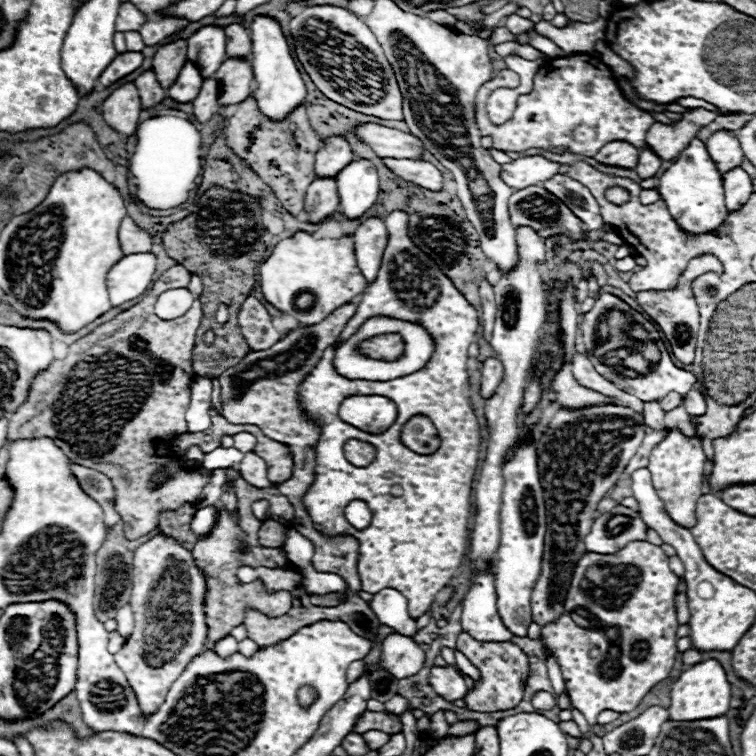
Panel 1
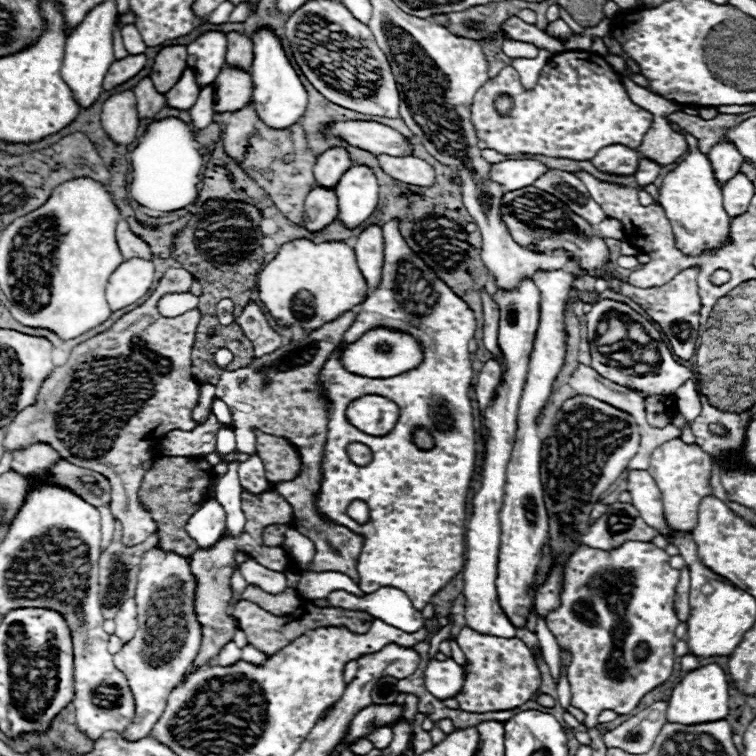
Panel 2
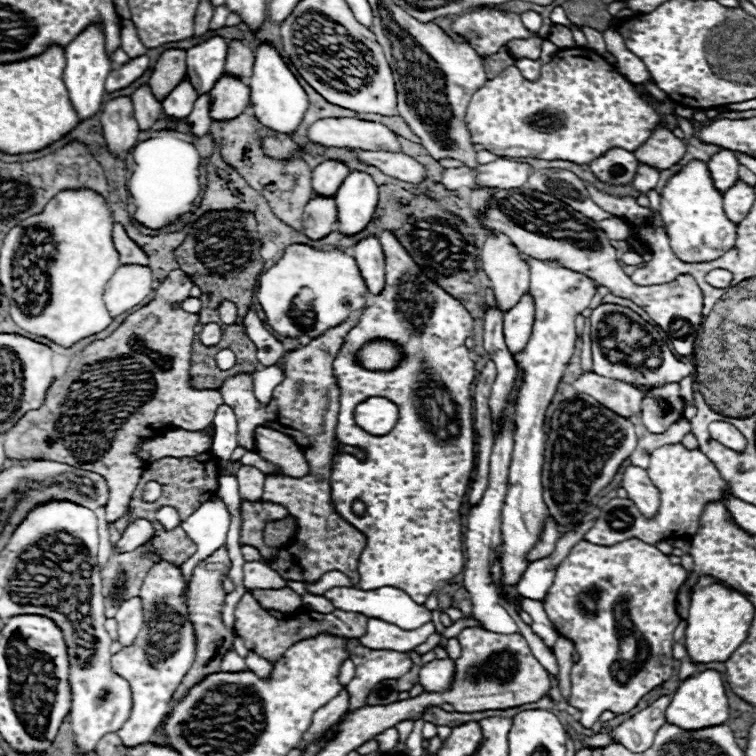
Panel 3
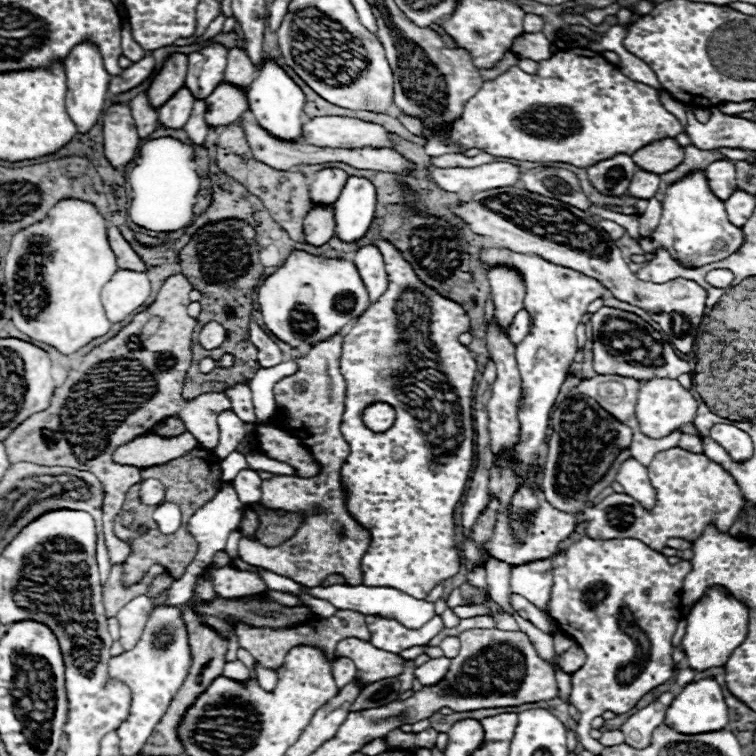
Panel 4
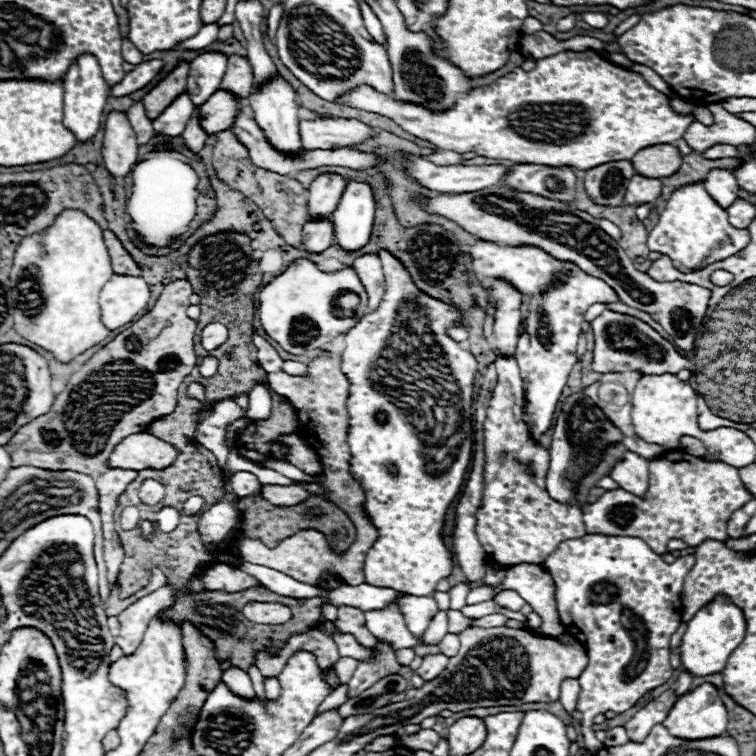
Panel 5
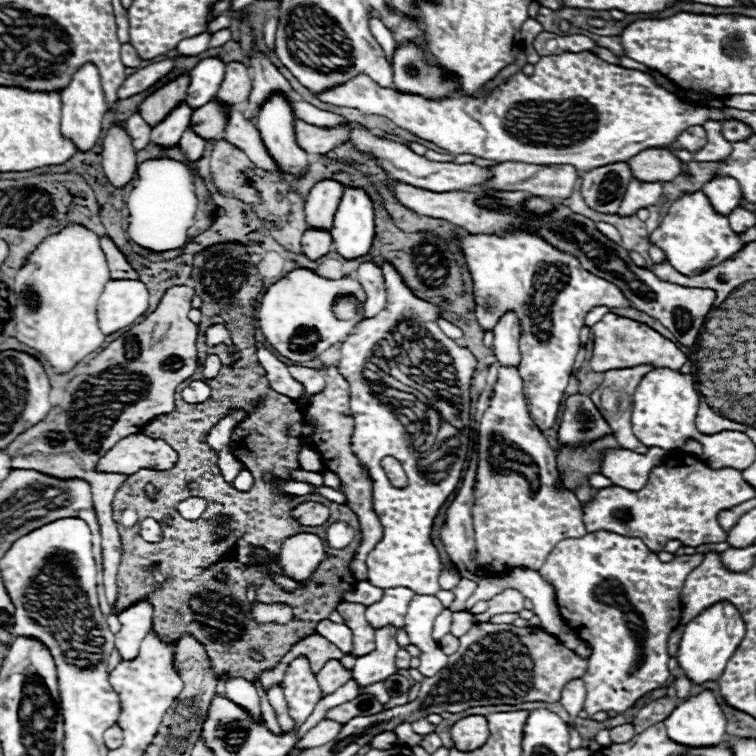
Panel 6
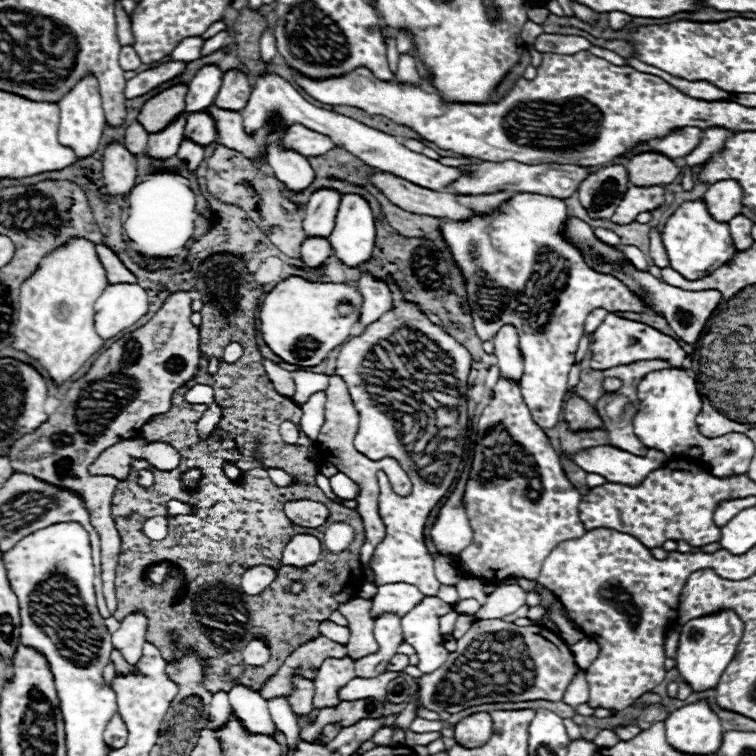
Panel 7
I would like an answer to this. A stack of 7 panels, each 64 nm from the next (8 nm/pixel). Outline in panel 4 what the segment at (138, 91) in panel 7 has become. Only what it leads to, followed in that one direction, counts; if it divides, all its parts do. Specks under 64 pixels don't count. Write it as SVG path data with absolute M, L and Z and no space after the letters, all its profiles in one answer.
M146 56L146 58L142 58L140 62L124 68L122 74L114 76L114 78L110 80L110 84L108 84L108 92L110 92L110 94L126 92L126 90L138 86L140 82L144 82L152 72L154 72L154 58L152 58L152 56Z

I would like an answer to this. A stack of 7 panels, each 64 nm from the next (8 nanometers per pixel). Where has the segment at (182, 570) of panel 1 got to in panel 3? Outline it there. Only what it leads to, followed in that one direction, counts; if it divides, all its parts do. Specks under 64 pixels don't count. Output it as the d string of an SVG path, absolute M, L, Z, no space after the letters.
M158 560L148 570L144 584L140 588L140 598L144 604L144 626L130 646L124 646L112 656L112 670L128 680L132 688L132 714L128 722L118 730L124 746L138 746L148 742L162 718L170 710L170 700L184 674L190 670L196 656L196 632L188 618L186 606L186 580L182 568Z

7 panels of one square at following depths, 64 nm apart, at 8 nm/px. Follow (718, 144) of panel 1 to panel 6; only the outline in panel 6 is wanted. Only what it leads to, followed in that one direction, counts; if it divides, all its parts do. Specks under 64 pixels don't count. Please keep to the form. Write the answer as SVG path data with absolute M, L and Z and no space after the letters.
M718 174L704 184L704 194L710 198L714 210L718 210L724 216L728 216L740 204L742 198L738 182L734 178L718 176Z

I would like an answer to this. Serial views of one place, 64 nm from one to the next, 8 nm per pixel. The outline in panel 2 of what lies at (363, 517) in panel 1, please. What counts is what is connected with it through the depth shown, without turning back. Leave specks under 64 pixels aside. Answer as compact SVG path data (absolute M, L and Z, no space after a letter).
M352 502L348 506L348 516L356 522L366 522L368 520L368 506L364 502Z

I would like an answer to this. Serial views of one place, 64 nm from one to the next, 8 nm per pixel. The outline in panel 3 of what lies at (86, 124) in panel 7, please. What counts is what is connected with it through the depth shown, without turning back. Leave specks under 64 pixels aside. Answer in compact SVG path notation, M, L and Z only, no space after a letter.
M100 22L88 26L88 30L82 30L66 48L66 68L64 68L64 84L68 88L72 106L78 114L78 118L90 118L96 114L102 106L102 96L104 96L104 82L108 78L108 72L112 70L112 60L106 54L106 42L104 42L104 28Z

